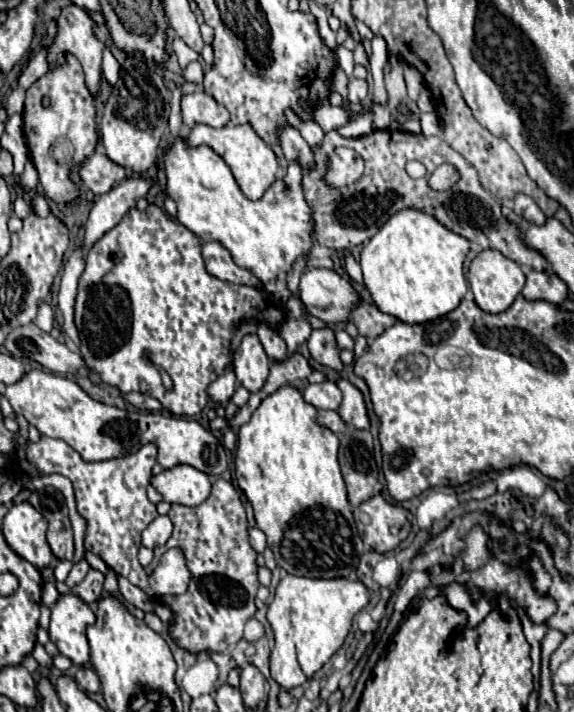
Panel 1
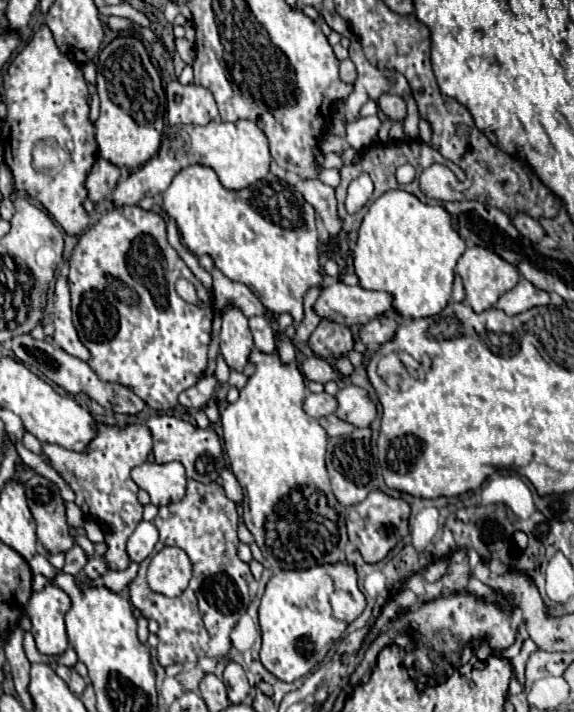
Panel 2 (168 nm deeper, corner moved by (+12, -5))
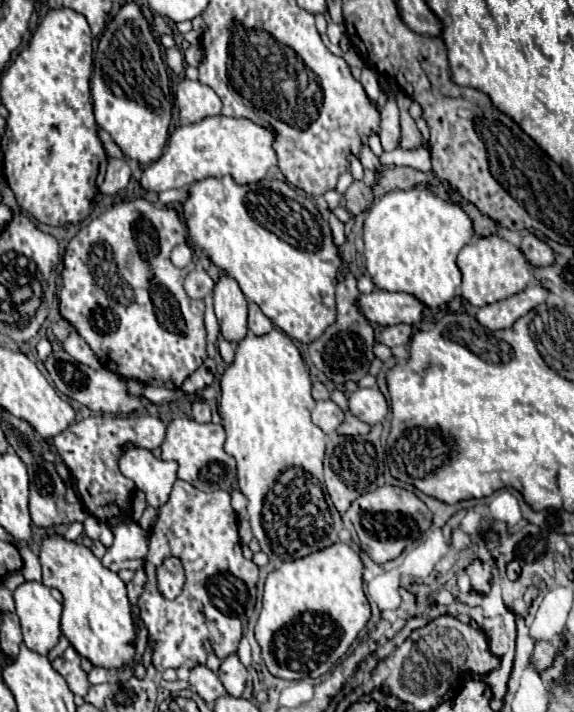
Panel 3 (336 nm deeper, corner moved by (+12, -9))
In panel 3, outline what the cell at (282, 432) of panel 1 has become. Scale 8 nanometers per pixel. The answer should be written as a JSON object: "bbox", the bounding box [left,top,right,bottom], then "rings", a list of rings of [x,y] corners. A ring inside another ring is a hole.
{"bbox":[218,328,342,562],"rings":[[[272,328],[262,336],[246,334],[236,344],[234,360],[220,376],[218,410],[226,430],[224,450],[238,462],[238,486],[248,498],[248,518],[254,538],[260,542],[262,552],[266,552],[272,562],[296,560],[334,544],[340,532],[338,526],[342,526],[342,522],[334,518],[324,498],[322,460],[326,450],[326,434],[310,420],[310,412],[316,406],[310,390],[312,380],[296,344],[278,328]]]}

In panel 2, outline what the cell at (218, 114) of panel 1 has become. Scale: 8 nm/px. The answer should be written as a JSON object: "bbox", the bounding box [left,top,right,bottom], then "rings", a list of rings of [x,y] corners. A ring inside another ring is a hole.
{"bbox":[166,80,218,126],"rings":[[[178,80],[166,86],[168,122],[170,124],[198,124],[206,126],[218,120],[218,108],[212,94],[202,86],[182,86]]]}

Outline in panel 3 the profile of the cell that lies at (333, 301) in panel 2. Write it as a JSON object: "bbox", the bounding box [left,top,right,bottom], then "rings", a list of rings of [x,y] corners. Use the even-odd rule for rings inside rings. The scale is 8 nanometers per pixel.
{"bbox":[360,290,426,326],"rings":[[[374,290],[370,294],[360,294],[360,310],[370,322],[378,322],[380,326],[394,324],[416,324],[424,318],[426,306],[416,302],[412,294]]]}

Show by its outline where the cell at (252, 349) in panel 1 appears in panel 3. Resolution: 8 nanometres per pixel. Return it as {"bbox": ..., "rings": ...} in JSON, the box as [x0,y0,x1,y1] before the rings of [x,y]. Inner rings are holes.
{"bbox":[214,274,248,342],"rings":[[[220,274],[218,282],[214,284],[214,310],[216,318],[220,322],[222,336],[230,342],[238,342],[248,334],[246,326],[246,312],[248,302],[244,292],[240,290],[238,282],[234,278],[228,278],[228,274]]]}

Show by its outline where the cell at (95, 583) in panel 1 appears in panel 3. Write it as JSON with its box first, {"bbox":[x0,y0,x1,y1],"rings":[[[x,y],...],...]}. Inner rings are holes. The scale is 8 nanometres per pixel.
{"bbox":[101,522,148,572],"rings":[[[134,522],[120,524],[112,532],[114,532],[114,544],[108,548],[106,556],[101,559],[102,564],[106,568],[110,568],[112,572],[120,572],[124,568],[140,570],[144,566],[144,558],[146,558],[146,552],[148,552],[148,534],[138,524],[134,524]]]}

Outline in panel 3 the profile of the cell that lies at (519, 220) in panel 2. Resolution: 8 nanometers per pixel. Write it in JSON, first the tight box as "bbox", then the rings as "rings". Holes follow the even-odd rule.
{"bbox":[522,234,554,268],"rings":[[[526,234],[522,238],[522,252],[528,260],[528,264],[542,268],[542,266],[550,266],[554,262],[554,252],[548,244],[544,244],[542,240],[538,240],[534,234]]]}

